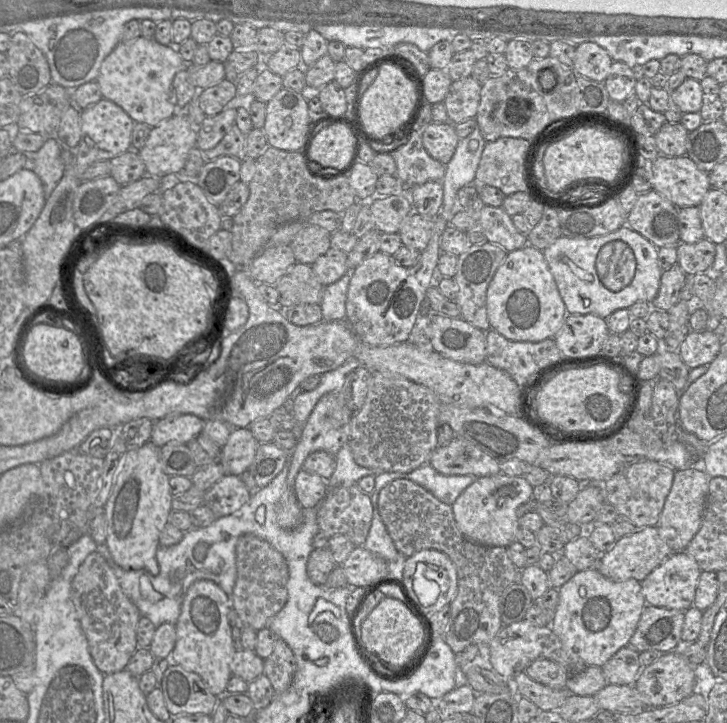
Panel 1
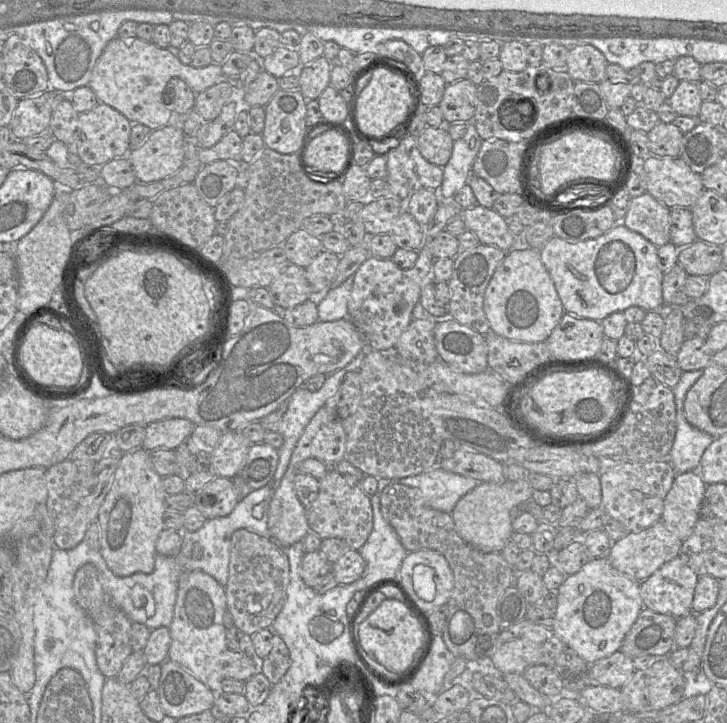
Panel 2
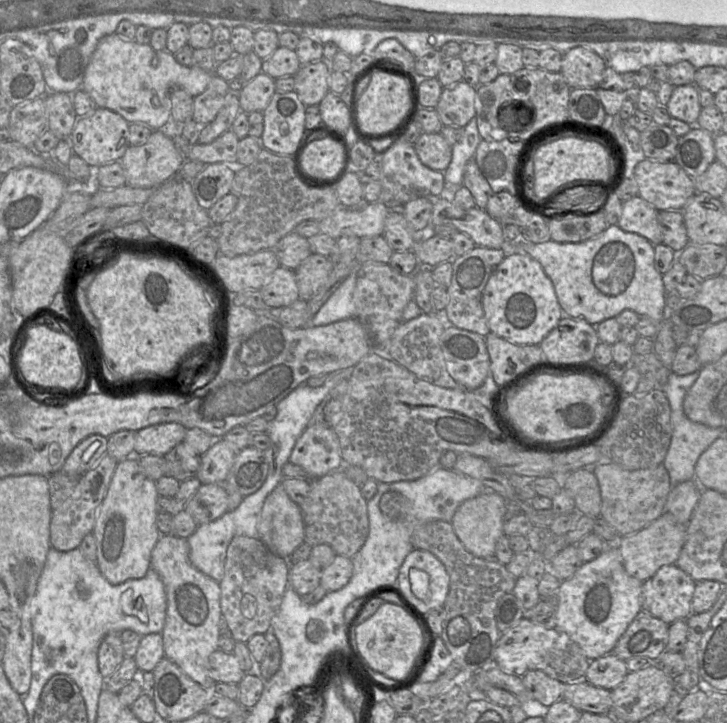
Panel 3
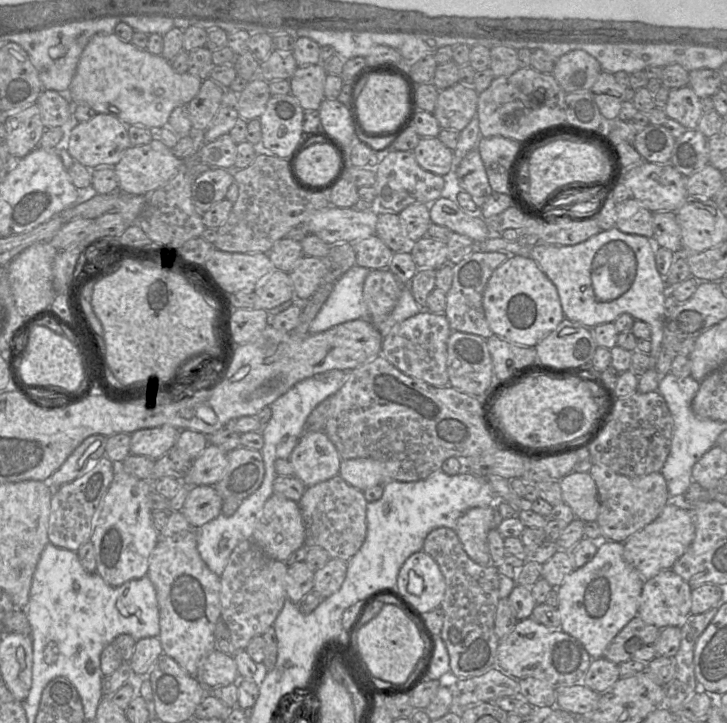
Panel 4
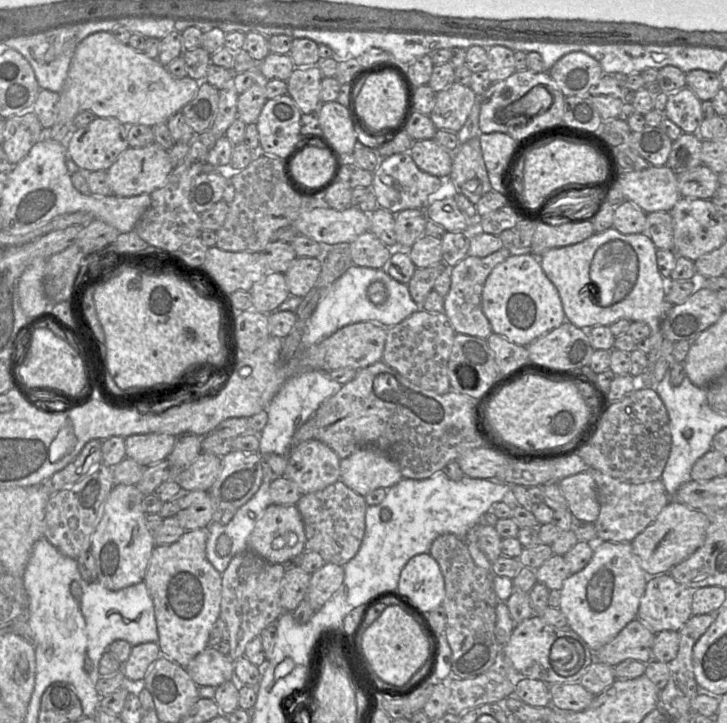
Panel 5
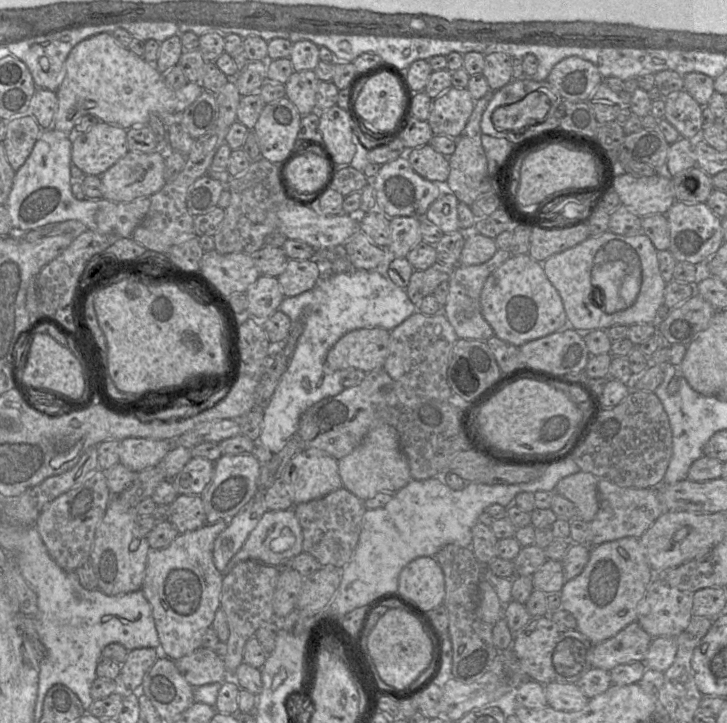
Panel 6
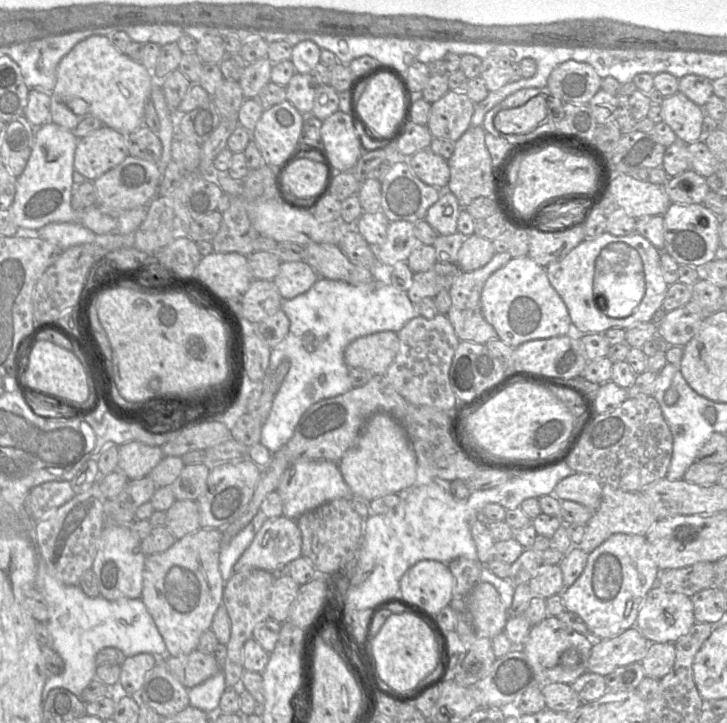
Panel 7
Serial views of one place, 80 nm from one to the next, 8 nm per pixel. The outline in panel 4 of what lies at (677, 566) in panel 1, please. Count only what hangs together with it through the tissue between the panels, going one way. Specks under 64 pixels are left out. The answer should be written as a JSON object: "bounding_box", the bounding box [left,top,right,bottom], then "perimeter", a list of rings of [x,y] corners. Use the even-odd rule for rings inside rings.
{"bounding_box":[638,569,692,630],"perimeter":[[[672,569],[645,580],[638,616],[660,630],[681,628],[691,614],[692,588]]]}

